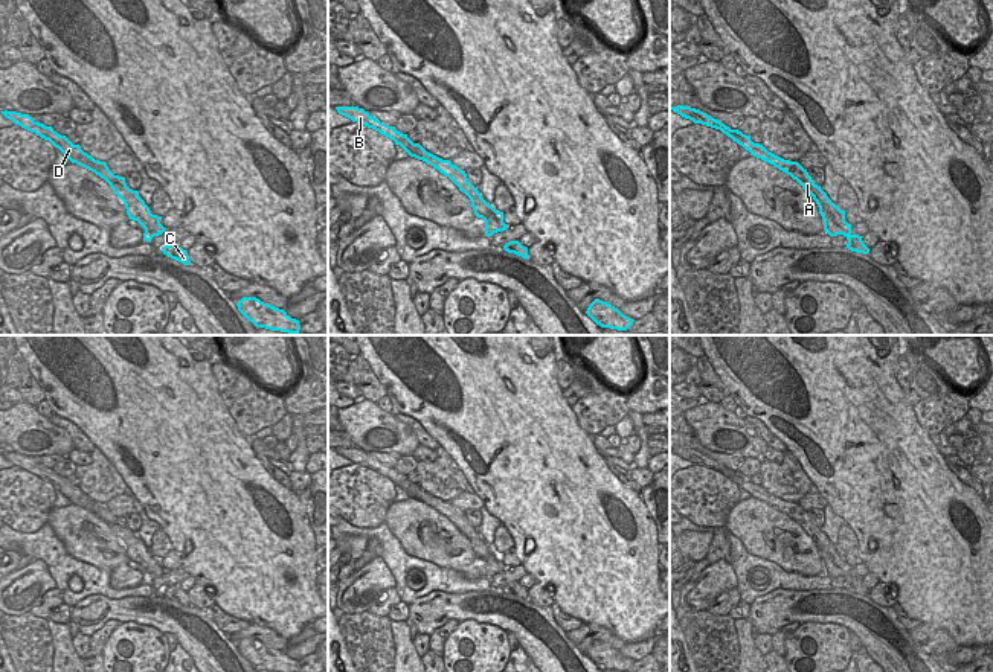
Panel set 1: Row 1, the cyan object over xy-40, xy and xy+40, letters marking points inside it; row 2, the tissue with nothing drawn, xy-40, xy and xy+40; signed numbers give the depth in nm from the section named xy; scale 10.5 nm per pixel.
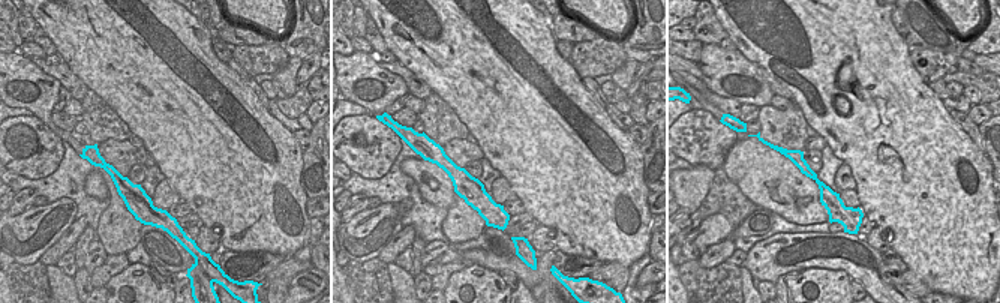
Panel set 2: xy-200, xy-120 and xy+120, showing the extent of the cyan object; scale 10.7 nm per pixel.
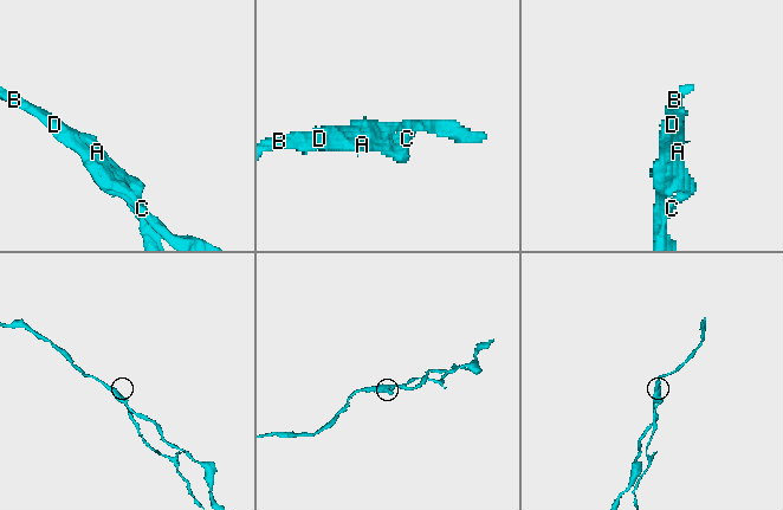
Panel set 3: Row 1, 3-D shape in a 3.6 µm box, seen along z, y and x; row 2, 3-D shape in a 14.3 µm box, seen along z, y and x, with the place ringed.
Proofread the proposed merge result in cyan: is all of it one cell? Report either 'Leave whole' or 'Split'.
Split.

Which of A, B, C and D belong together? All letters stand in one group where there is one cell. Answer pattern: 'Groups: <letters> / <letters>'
Groups: A C / B D.

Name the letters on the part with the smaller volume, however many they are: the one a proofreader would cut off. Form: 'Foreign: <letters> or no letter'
Foreign: A, C

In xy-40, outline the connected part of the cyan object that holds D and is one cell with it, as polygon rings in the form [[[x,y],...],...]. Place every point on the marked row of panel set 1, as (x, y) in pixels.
[[[0,111],[6,119],[12,120],[15,125],[35,133],[44,140],[49,140],[55,148],[58,148],[72,163],[76,163],[92,172],[95,172],[95,158],[84,152],[79,145],[73,145],[66,136],[58,134],[52,126],[46,126],[35,122],[29,114],[21,114],[17,111]]]

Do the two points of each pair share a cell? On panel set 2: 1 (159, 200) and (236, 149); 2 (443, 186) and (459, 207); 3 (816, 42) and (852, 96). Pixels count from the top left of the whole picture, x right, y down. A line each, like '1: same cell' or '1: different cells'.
1: different cells
2: different cells
3: same cell

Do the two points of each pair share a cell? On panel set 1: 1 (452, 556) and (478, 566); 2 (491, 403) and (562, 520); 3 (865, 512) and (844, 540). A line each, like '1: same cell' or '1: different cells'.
1: different cells
2: same cell
3: different cells

